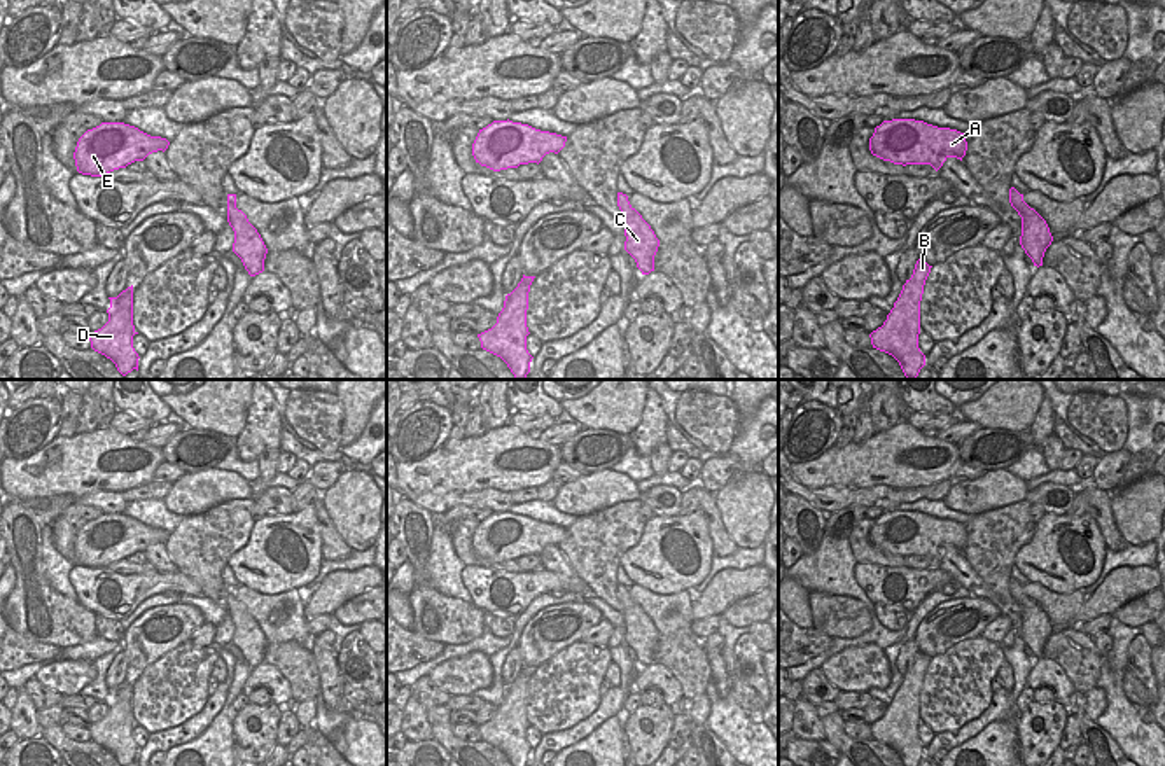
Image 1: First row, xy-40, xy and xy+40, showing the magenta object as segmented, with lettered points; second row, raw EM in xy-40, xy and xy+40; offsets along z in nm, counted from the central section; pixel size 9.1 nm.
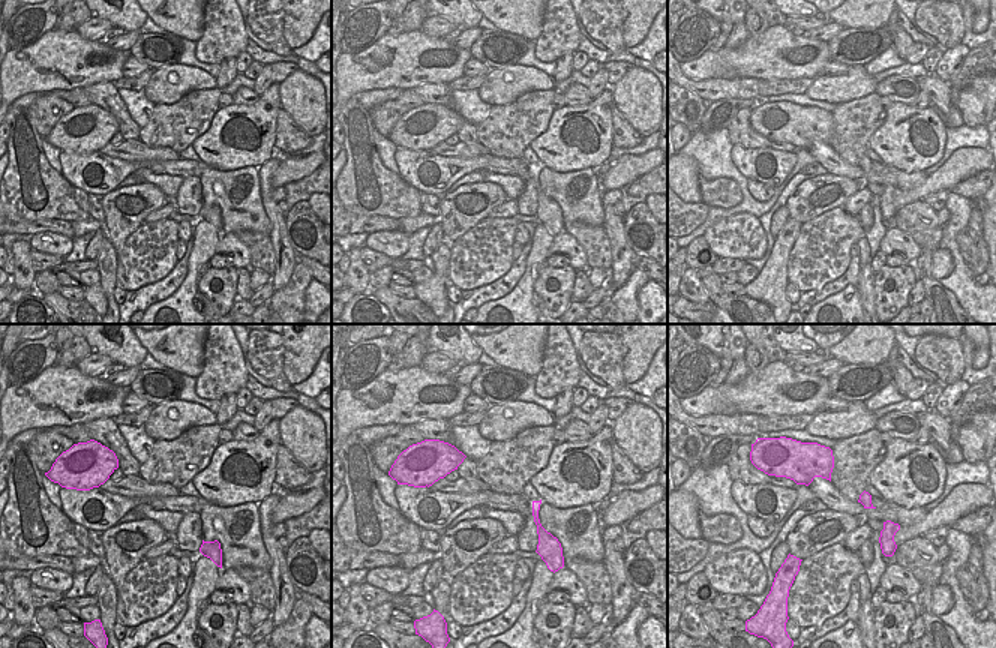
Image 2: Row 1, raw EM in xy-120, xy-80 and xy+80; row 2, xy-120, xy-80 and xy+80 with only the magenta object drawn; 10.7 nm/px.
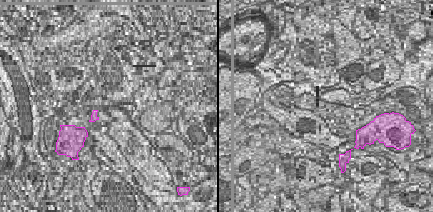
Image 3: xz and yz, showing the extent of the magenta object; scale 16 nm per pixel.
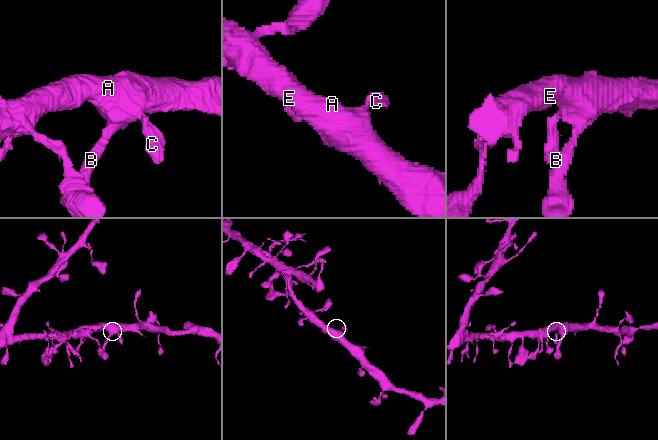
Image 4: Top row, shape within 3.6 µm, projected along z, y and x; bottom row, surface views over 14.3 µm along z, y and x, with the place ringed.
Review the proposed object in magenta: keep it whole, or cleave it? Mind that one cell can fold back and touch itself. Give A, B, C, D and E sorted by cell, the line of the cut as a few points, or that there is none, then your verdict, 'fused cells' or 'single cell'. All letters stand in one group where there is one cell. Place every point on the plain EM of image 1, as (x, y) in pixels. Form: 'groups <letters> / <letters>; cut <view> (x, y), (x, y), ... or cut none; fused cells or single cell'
groups A B C D E; cut none; single cell

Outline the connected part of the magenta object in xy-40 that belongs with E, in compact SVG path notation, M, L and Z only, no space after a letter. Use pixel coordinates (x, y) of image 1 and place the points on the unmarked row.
M101 514L79 530L73 551L79 565L105 568L135 553L143 553L152 544L164 544L168 537L166 530L150 528L135 518Z

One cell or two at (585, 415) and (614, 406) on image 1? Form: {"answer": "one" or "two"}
{"answer": "one"}

